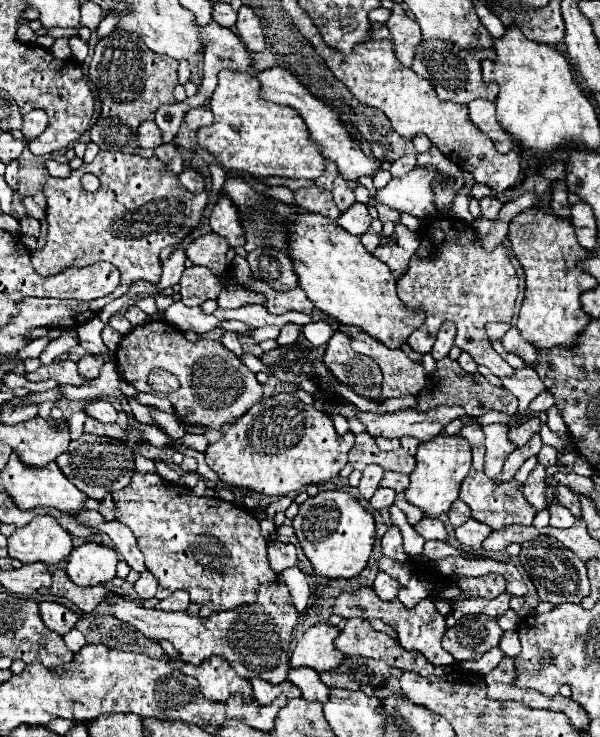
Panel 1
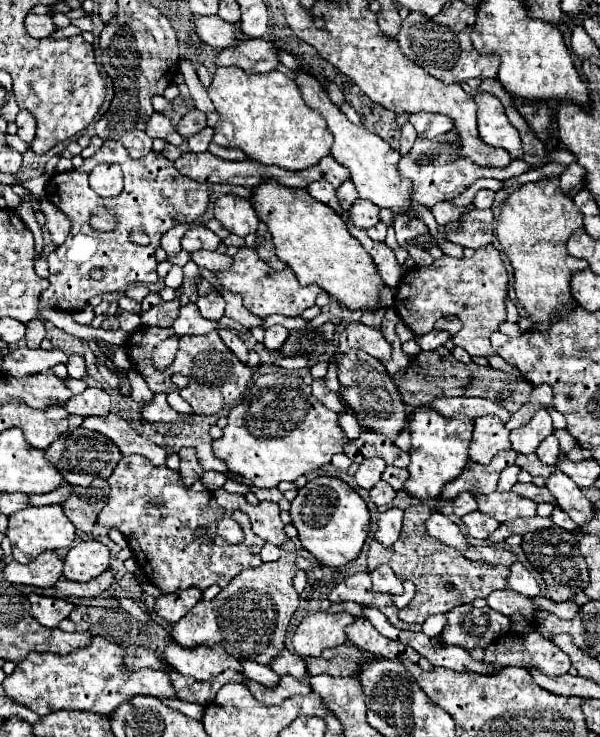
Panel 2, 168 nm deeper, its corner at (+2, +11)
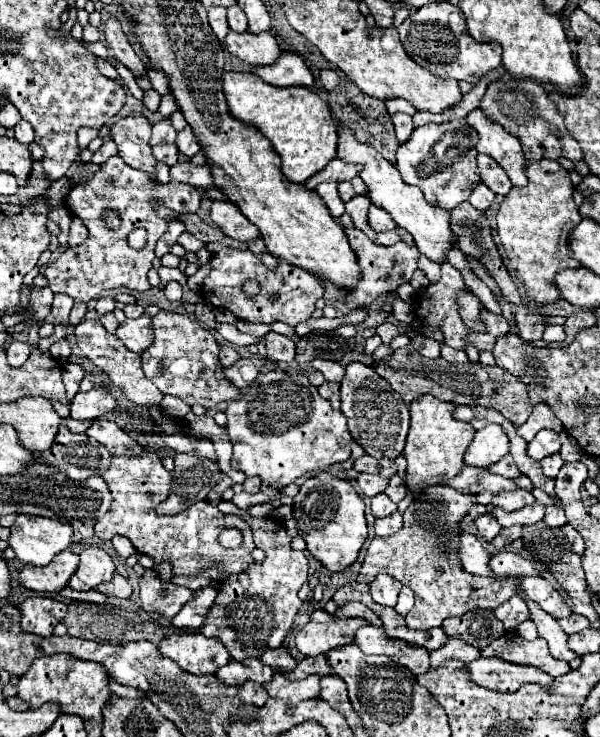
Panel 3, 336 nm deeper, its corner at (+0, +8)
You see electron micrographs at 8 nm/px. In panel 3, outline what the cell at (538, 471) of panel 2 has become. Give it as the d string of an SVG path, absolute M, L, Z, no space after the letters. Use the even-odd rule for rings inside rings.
M505 455L499 463L491 465L491 467L489 467L489 471L491 471L491 473L495 473L495 475L501 475L501 477L507 477L507 479L517 479L517 477L521 475L521 471L515 467L515 463L513 463L513 457L511 457L511 455Z

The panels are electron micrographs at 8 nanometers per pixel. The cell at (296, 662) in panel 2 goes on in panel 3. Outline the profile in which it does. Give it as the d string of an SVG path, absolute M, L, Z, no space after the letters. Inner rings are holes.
M279 647L279 649L273 649L273 651L267 651L261 661L265 661L265 665L269 665L273 671L293 671L297 667L297 661L289 655L287 649Z

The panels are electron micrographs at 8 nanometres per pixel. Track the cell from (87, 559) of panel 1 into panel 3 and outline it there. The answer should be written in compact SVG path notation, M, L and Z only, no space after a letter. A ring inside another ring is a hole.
M87 547L79 553L79 567L69 579L69 587L75 591L95 589L113 577L115 565L107 551L99 547Z

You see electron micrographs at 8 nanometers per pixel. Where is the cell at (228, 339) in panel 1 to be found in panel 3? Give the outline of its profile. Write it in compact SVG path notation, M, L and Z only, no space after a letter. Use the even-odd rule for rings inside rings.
M221 345L221 349L219 349L219 359L221 359L221 365L231 367L235 361L239 361L239 353L237 353L231 345Z

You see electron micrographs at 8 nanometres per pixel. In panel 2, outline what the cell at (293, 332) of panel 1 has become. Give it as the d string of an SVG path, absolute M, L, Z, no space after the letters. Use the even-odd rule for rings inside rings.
M269 326L265 330L263 344L270 351L279 351L289 336L289 330L283 326Z

